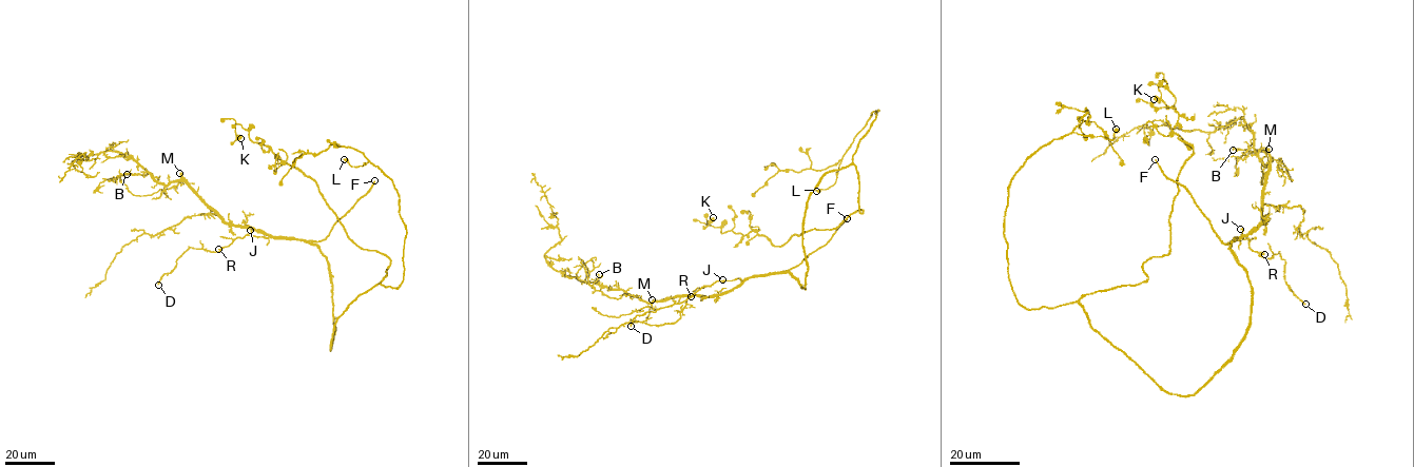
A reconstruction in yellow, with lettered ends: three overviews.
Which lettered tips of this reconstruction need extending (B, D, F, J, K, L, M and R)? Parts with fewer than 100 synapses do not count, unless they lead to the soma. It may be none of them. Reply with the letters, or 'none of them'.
F, M

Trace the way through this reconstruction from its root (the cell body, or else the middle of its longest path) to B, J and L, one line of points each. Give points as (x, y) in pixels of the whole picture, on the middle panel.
B: (806, 273), (804, 288), (780, 272), (651, 303), (607, 296), (593, 286), (599, 274)
J: (806, 273), (804, 288), (789, 272), (722, 279)
L: (806, 273), (807, 199), (826, 173), (852, 161), (878, 110), (843, 157), (836, 181), (816, 191)

